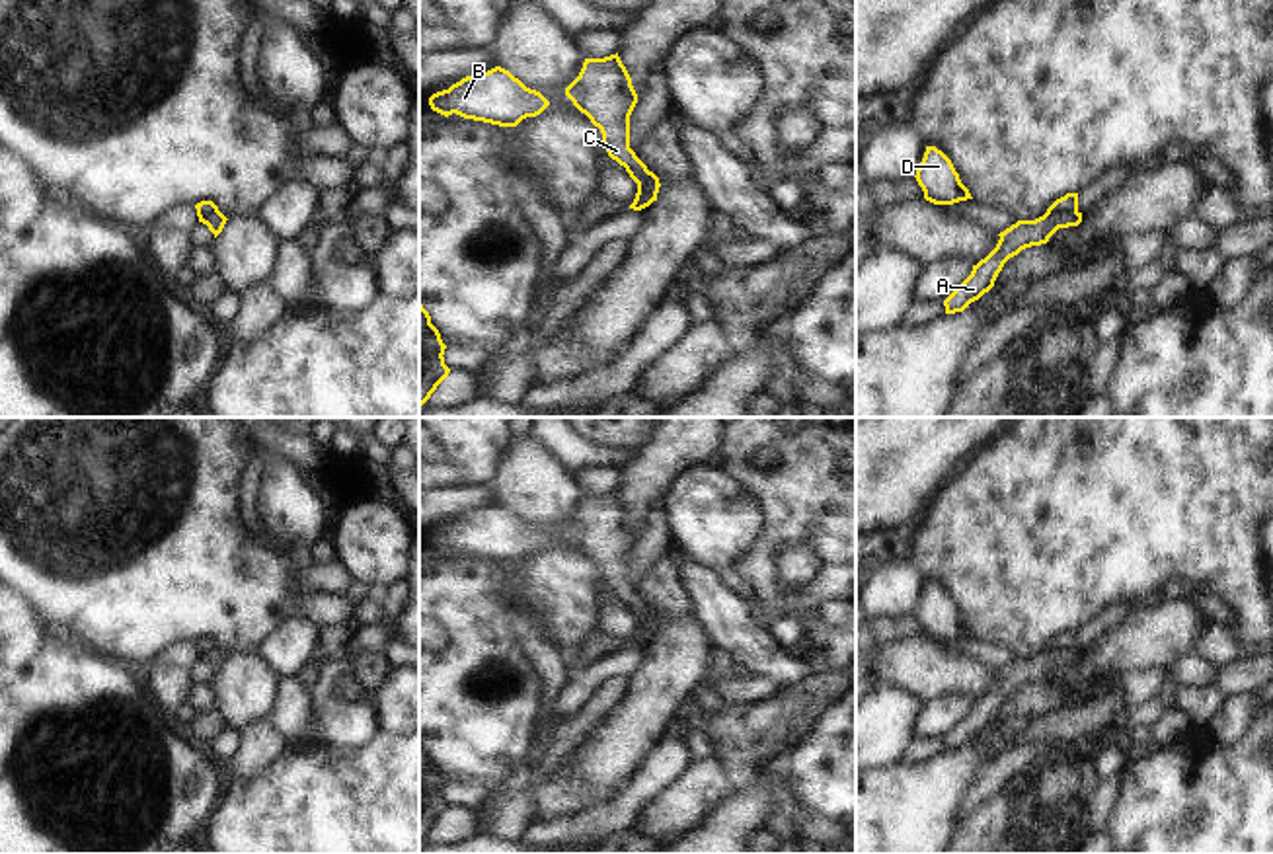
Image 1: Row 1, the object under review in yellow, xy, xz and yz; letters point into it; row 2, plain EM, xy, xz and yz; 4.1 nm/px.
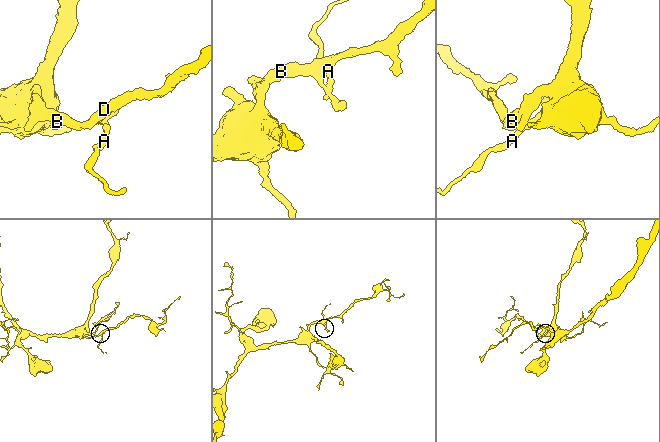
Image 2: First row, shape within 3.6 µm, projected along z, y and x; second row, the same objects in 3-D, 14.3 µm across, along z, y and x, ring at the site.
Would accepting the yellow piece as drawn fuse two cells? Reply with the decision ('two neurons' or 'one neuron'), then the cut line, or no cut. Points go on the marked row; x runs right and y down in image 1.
two neurons; cut yz (1077, 209), (1045, 215)

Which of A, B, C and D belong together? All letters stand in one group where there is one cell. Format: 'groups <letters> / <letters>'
groups A / B C D

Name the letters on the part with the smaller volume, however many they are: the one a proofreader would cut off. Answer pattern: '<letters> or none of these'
A

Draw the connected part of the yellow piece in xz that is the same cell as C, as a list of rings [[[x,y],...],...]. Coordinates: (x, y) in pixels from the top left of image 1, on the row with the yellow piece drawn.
[[[618,53],[585,58],[579,76],[565,88],[565,96],[600,129],[608,156],[624,166],[637,185],[643,185],[649,170],[630,148],[630,115],[637,94]]]

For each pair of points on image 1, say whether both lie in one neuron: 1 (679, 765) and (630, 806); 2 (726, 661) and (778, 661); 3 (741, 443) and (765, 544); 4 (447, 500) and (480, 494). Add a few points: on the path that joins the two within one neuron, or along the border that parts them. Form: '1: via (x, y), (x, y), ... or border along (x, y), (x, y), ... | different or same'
1: via (667, 769), (642, 794) | same
2: border along (718, 646), (726, 648), (751, 673) | different
3: via (743, 468), (774, 500), (774, 519) | same
4: via (455, 500), (472, 498) | same

